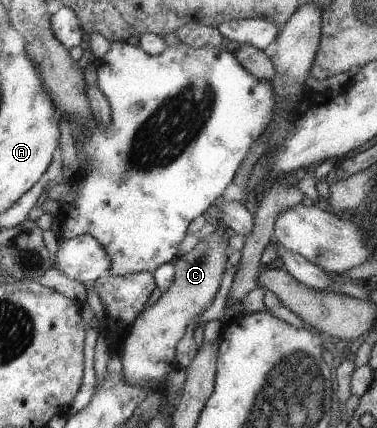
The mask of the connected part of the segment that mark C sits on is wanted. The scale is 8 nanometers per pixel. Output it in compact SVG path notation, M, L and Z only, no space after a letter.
M224 227L223 229L220 228L219 231L206 228L204 232L200 233L199 239L197 240L195 246L189 252L186 252L184 255L178 255L172 262L175 271L174 271L174 278L172 280L172 284L170 284L168 290L163 292L159 296L158 300L156 300L156 302L152 304L152 306L146 308L146 310L142 310L141 313L138 313L137 317L131 322L128 331L124 335L123 345L120 347L121 359L122 359L122 374L126 382L132 385L138 385L139 387L144 387L148 392L151 392L152 390L161 390L161 389L150 389L147 386L147 382L149 380L163 379L164 376L166 376L166 373L172 370L172 366L174 366L174 344L178 342L178 338L182 338L182 334L184 334L184 326L188 324L188 320L190 320L192 316L196 316L196 314L198 314L198 312L200 312L202 308L206 308L206 304L208 304L208 302L210 302L210 300L214 298L214 292L216 292L216 288L218 288L218 282L220 282L220 276L222 276L222 270L224 270L224 260L226 260L226 246L222 244L222 240L224 240L224 238L220 236L220 231L224 230L228 231L228 229L225 229Z

